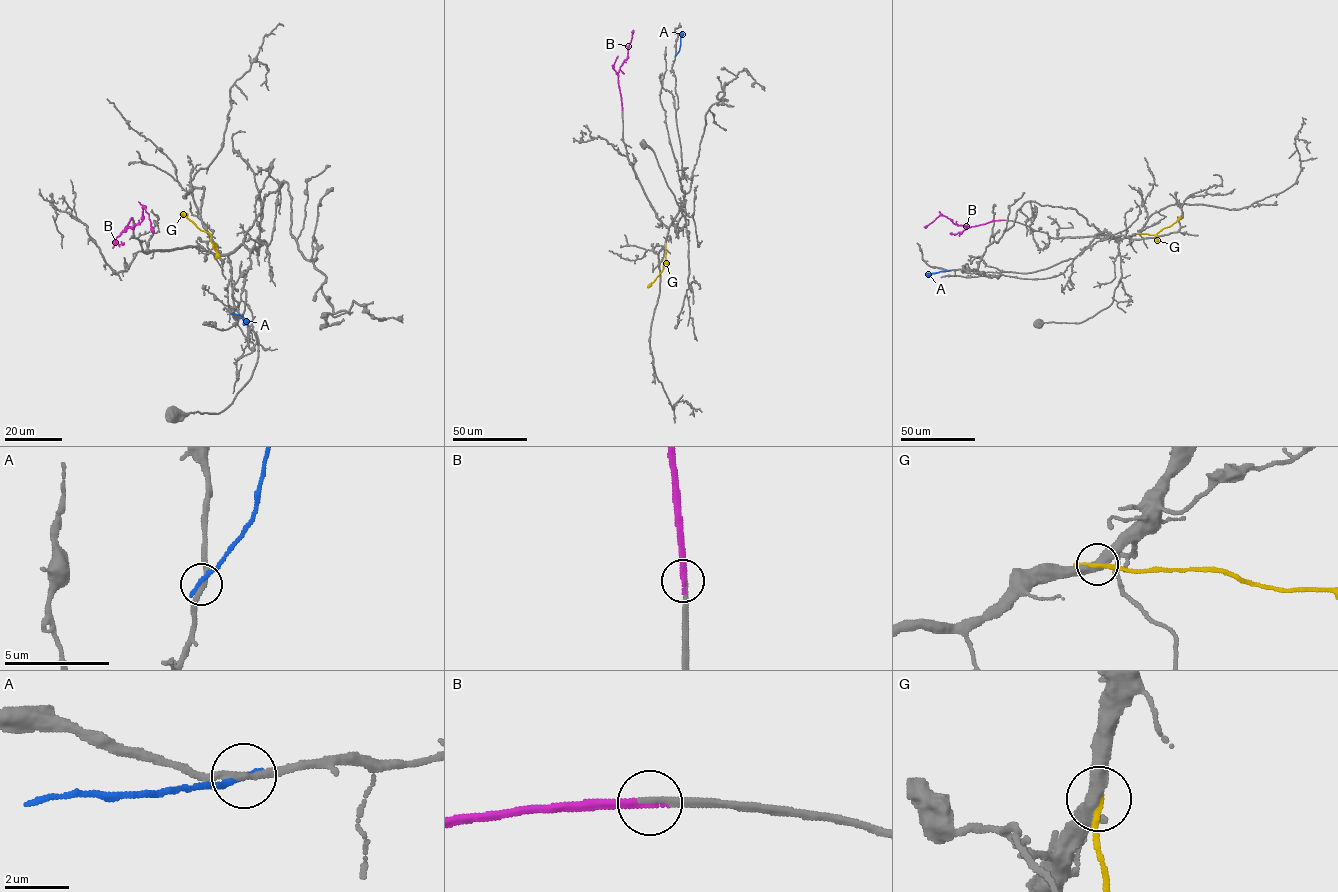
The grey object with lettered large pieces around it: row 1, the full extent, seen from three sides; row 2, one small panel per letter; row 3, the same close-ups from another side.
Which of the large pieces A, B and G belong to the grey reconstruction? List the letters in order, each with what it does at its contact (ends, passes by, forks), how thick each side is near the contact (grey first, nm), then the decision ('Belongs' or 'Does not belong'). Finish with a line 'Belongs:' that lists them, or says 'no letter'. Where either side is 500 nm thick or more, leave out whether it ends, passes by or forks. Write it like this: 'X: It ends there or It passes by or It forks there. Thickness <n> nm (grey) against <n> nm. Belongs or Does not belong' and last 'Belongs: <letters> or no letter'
A: It ends there. Thickness 240 nm (grey) against 240 nm. Does not belong
B: It ends there. Thickness 200 nm (grey) against 260 nm. Belongs
G: It ends there. Thickness 440 nm (grey) against 240 nm. Does not belong
Belongs: B

